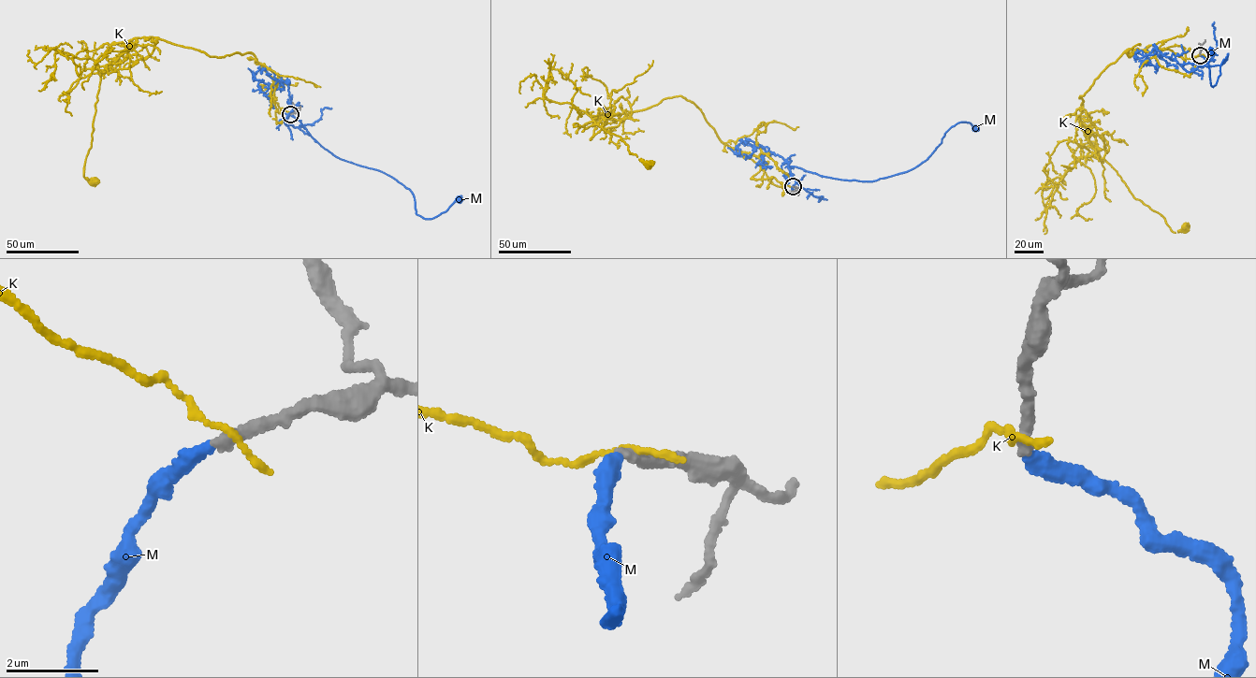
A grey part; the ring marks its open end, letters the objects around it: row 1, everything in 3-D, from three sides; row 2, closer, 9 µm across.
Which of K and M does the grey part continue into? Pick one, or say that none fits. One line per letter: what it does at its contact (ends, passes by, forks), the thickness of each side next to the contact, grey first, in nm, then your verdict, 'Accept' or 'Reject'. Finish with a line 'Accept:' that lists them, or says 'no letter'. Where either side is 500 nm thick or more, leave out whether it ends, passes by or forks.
K: It ends there. Thickness 300 nm (grey) against 160 nm. Reject
M: It ends there. Thickness 240 nm (grey) against 320 nm. Accept
Accept: M

